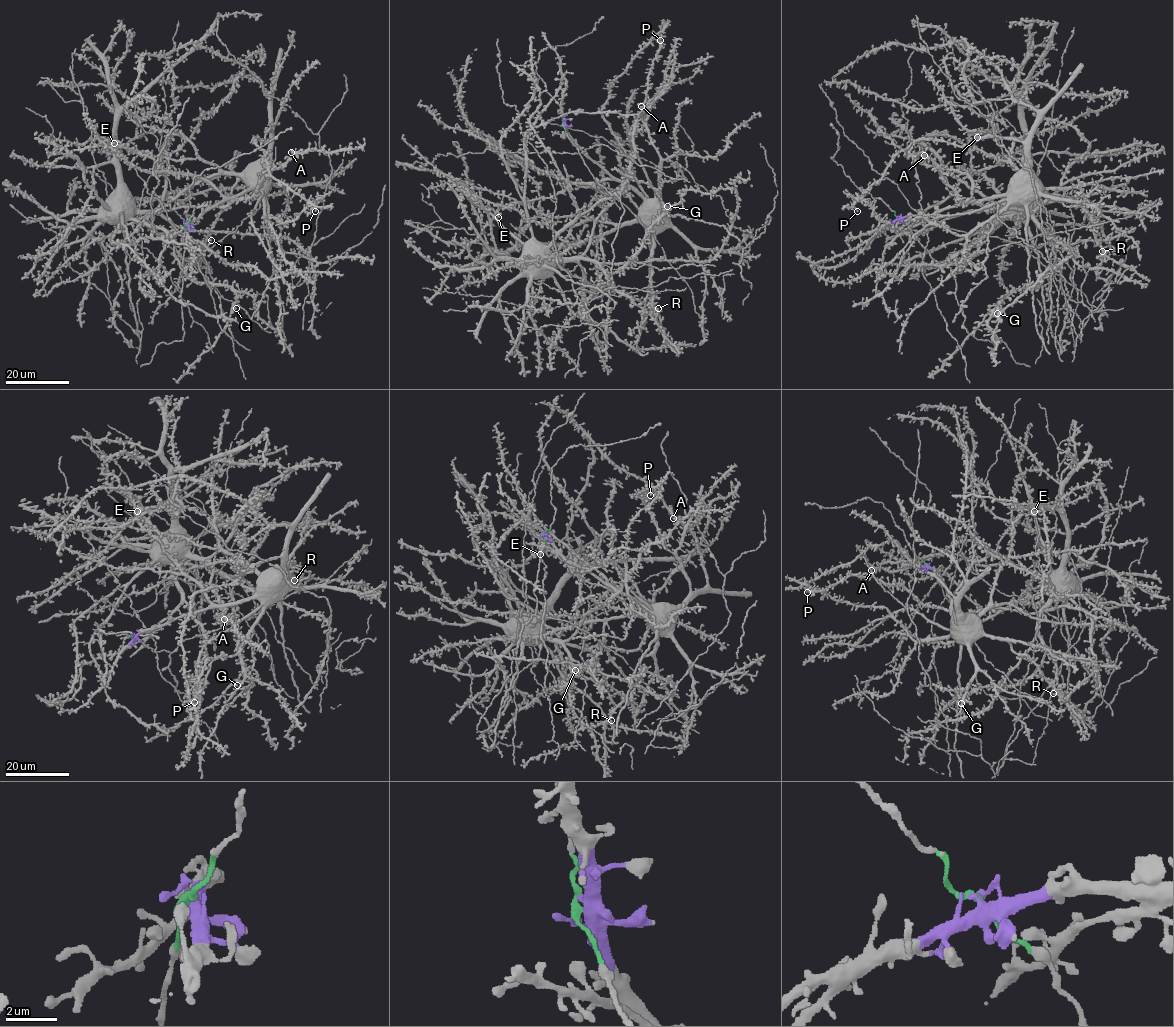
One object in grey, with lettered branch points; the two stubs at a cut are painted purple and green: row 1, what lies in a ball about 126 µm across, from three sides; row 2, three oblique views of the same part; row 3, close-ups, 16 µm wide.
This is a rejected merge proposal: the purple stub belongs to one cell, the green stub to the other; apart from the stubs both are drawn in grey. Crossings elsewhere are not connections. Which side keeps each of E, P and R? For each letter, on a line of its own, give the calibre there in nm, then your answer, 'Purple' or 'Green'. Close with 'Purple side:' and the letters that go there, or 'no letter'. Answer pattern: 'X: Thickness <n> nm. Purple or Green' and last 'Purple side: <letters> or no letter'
E: Thickness 480 nm. Purple
P: Thickness 200 nm. Purple
R: Thickness 360 nm. Purple
Purple side: E, P, R

